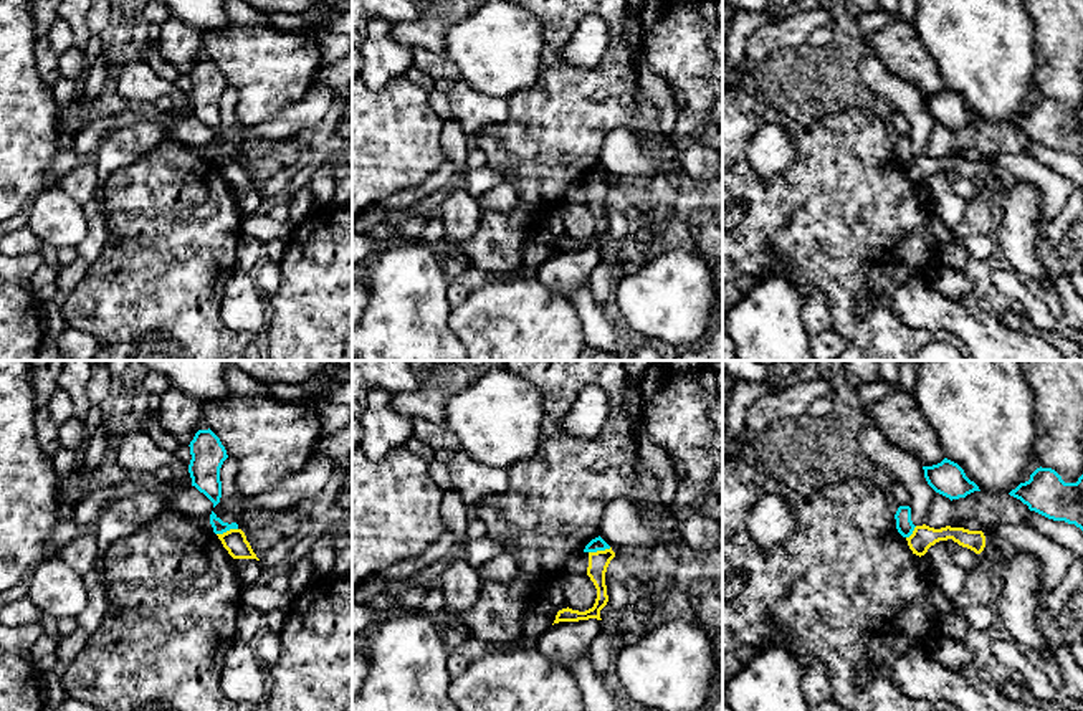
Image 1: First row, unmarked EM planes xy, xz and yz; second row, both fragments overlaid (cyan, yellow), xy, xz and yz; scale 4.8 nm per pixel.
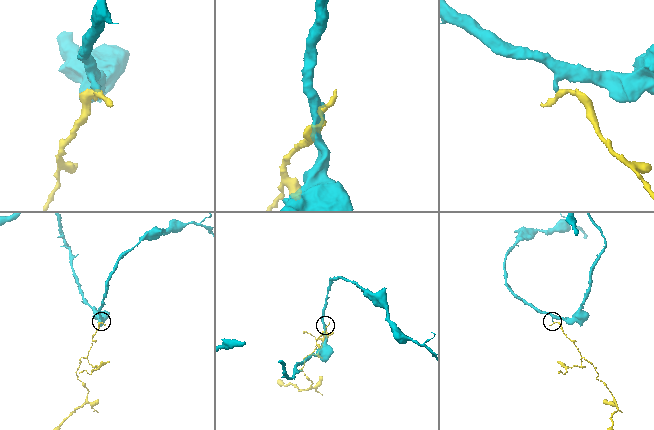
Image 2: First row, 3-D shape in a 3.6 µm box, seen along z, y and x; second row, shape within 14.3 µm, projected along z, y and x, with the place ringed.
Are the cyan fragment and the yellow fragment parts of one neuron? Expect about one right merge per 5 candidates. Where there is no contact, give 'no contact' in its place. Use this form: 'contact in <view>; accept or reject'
contact in xz; reject

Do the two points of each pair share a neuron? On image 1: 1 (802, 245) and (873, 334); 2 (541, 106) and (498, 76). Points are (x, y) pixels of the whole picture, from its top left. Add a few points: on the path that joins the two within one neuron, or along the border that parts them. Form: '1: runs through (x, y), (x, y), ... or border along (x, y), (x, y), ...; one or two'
1: runs through (825, 268), (844, 290), (844, 311), (850, 318); one
2: border along (539, 57), (538, 80), (505, 98); two

